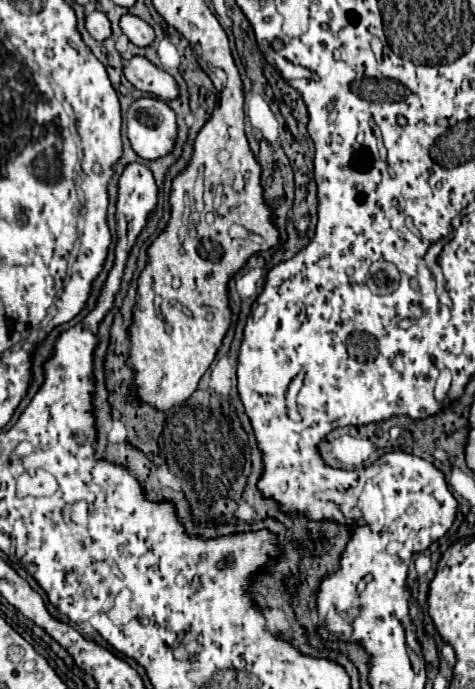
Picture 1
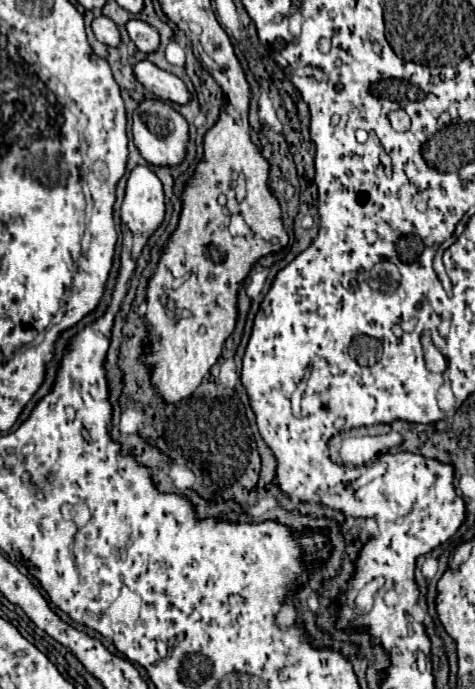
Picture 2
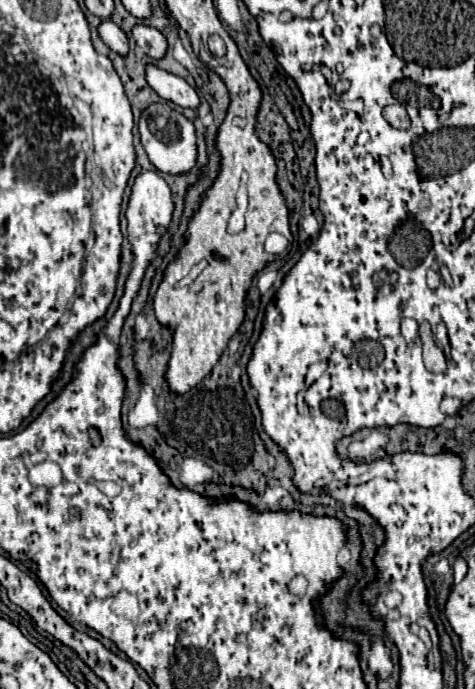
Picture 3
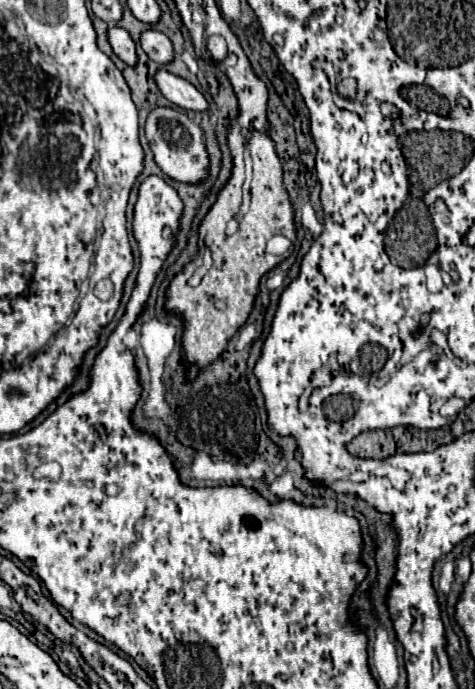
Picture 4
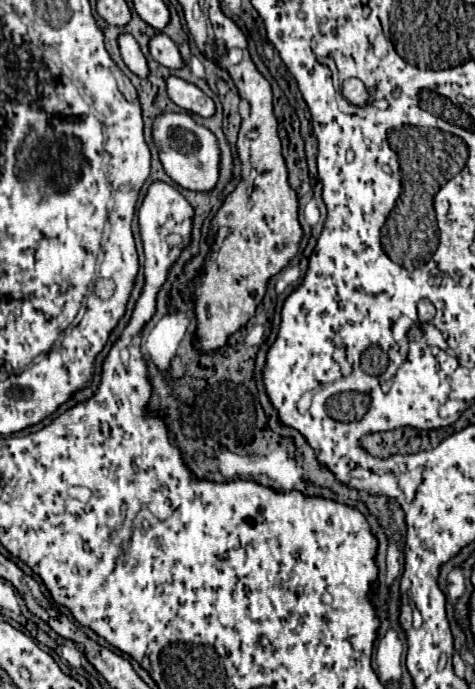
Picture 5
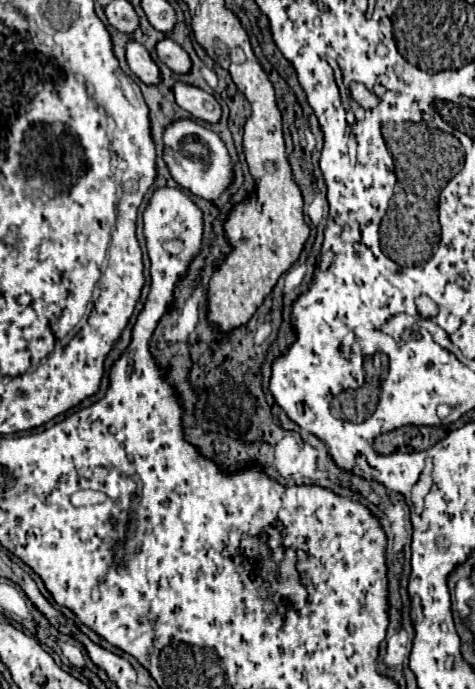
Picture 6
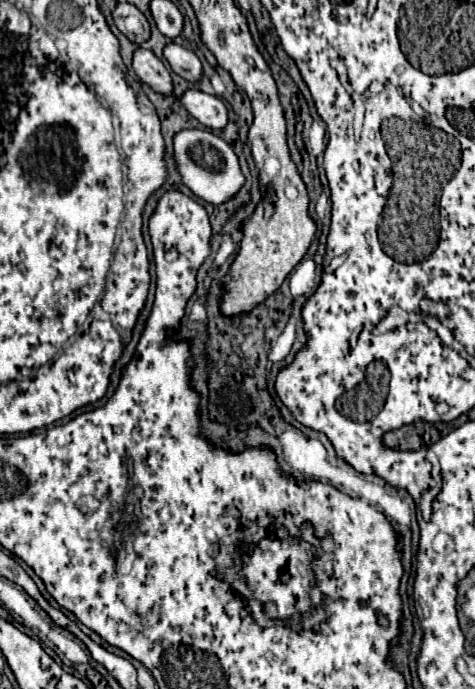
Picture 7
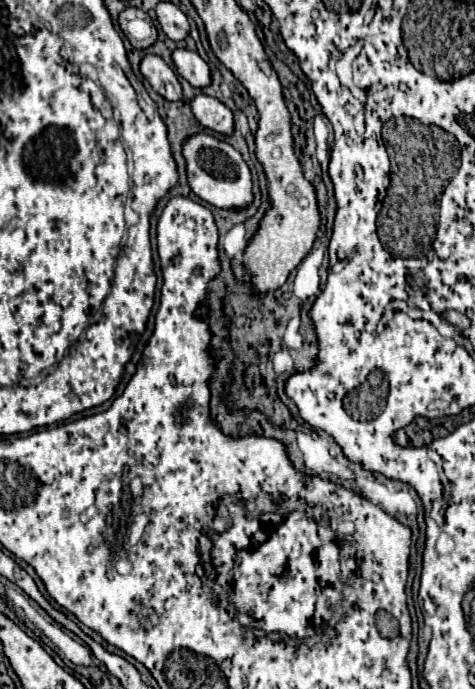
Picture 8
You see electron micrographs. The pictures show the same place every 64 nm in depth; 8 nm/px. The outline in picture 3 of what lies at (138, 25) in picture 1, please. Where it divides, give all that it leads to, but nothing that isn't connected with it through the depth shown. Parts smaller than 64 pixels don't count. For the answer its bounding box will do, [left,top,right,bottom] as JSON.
[132,26,168,60]

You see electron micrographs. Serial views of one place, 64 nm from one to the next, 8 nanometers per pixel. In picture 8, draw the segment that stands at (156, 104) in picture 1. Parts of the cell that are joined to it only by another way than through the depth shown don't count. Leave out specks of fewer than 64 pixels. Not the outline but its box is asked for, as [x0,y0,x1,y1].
[184,134,254,210]

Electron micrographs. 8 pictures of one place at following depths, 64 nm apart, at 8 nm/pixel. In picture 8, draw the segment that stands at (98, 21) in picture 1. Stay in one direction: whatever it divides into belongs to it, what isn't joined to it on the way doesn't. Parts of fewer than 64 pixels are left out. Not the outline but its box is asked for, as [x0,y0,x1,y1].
[140,54,182,100]

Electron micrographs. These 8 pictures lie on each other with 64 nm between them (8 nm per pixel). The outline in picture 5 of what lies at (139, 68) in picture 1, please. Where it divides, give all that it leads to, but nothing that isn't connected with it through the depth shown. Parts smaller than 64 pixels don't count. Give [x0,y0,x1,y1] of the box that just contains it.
[166,76,216,118]

